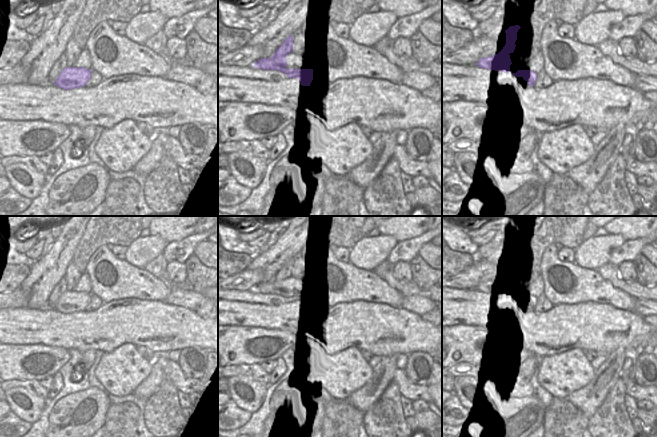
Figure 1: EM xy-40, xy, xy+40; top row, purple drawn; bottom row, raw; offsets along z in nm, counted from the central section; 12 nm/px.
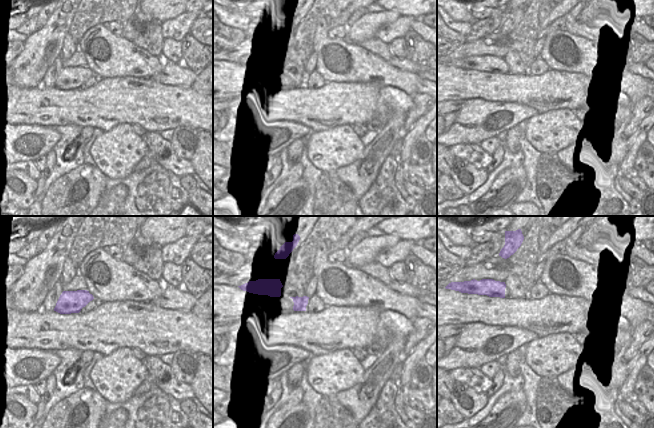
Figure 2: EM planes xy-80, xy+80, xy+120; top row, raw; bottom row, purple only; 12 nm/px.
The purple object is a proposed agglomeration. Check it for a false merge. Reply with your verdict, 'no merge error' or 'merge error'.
no merge error

